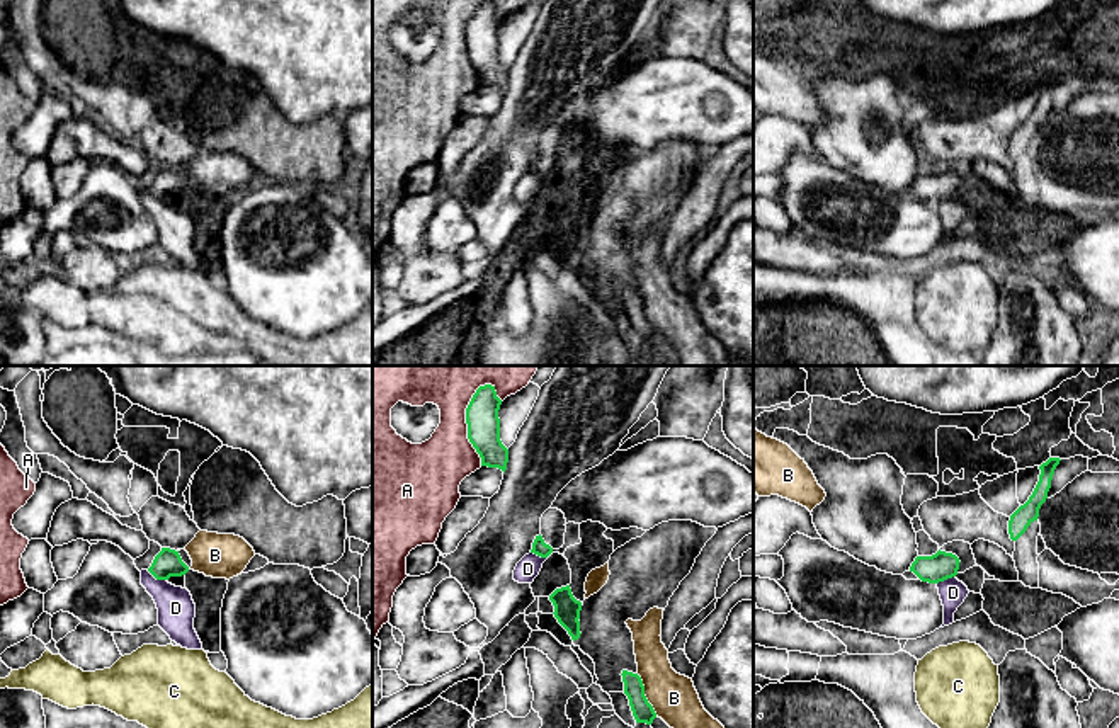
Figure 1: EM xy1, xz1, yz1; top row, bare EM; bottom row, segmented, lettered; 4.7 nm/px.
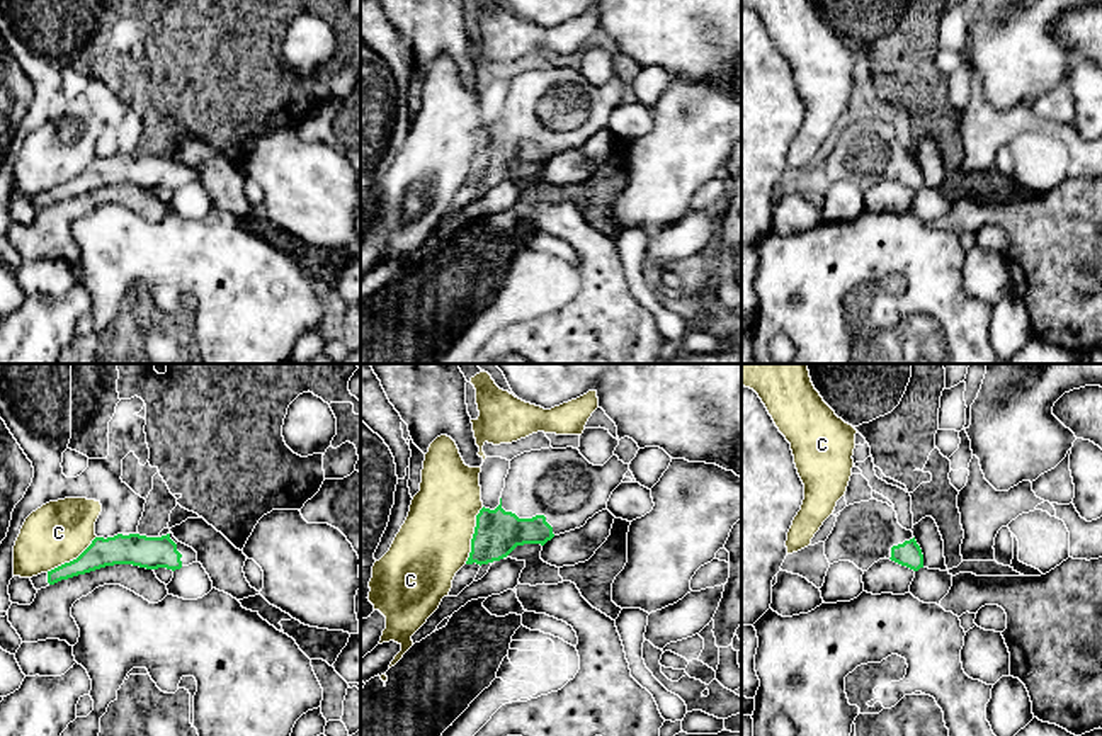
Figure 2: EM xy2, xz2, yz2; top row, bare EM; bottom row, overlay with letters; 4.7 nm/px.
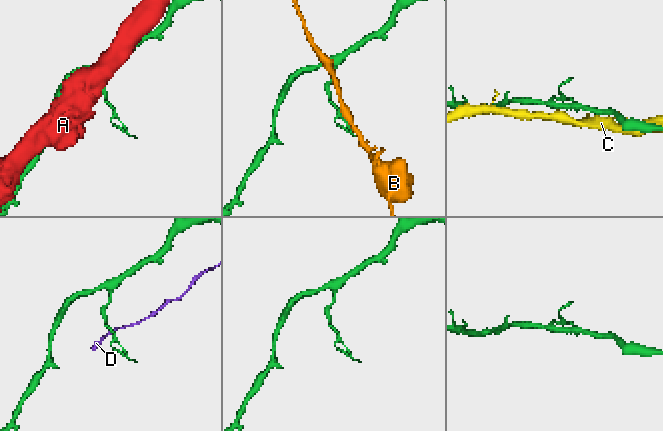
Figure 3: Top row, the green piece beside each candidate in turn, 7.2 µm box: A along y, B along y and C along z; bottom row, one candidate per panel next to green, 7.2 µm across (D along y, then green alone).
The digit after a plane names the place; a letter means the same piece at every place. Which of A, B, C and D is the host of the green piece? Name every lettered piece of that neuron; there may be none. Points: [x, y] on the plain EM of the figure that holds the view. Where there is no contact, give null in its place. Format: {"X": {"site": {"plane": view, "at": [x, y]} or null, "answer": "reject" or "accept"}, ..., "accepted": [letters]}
{"A": {"site": {"plane": "xz1", "at": [466, 39]}, "answer": "reject"}, "B": {"site": {"plane": "xz1", "at": [643, 313]}, "answer": "reject"}, "C": {"site": {"plane": "xz2", "at": [473, 155]}, "answer": "reject"}, "D": {"site": {"plane": "xz1", "at": [541, 176]}, "answer": "reject"}, "accepted": []}

